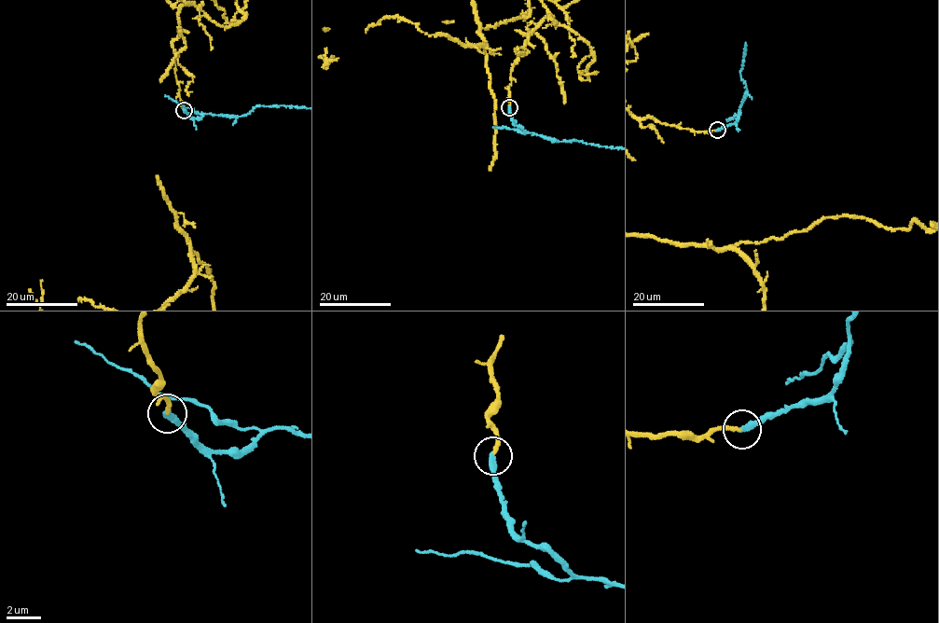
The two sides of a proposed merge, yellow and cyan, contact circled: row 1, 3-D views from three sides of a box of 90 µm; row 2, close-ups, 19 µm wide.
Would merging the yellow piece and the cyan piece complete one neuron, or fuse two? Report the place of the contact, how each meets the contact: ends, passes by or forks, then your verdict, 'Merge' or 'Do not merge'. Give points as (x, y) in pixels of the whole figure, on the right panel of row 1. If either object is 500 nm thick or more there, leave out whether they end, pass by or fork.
Place: (717, 130). At the ring yellow ends. At the ring cyan ends. Merge

